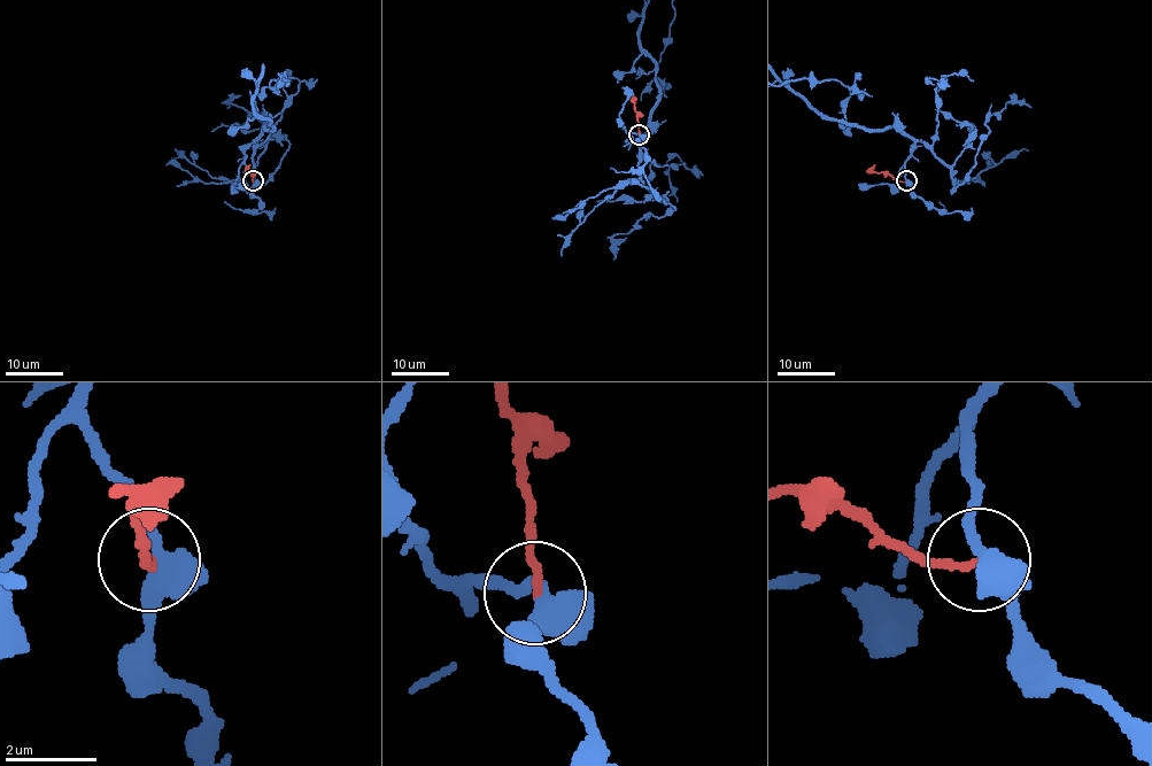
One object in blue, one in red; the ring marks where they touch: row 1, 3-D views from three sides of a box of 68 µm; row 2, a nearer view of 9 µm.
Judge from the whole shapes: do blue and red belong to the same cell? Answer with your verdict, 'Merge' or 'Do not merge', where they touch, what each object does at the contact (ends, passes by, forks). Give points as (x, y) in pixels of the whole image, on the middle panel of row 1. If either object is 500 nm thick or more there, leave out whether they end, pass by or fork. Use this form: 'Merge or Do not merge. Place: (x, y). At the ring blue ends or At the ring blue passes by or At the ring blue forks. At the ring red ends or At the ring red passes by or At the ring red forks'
Do not merge. Place: (639, 134). At the ring blue forks. At the ring red ends

